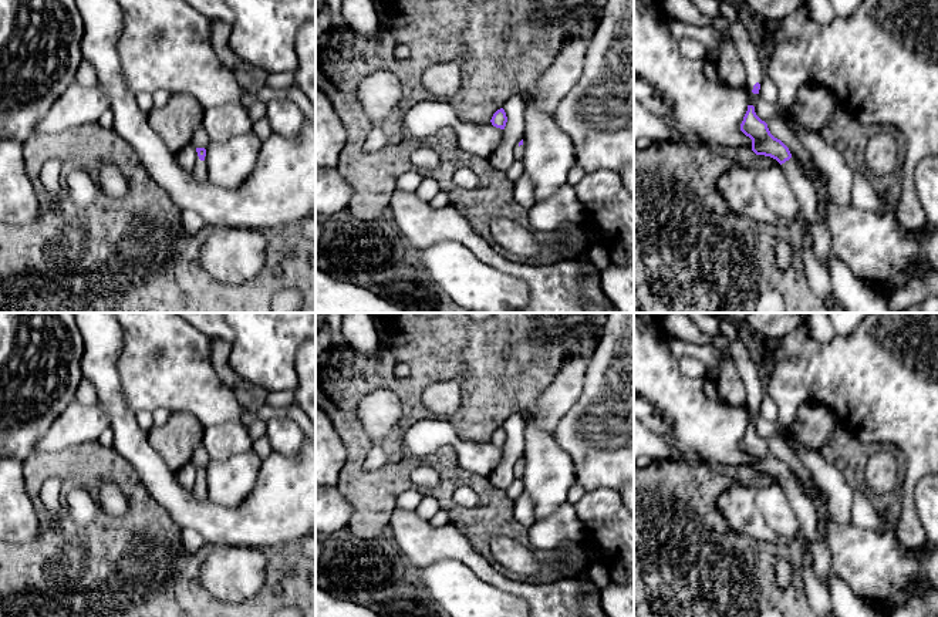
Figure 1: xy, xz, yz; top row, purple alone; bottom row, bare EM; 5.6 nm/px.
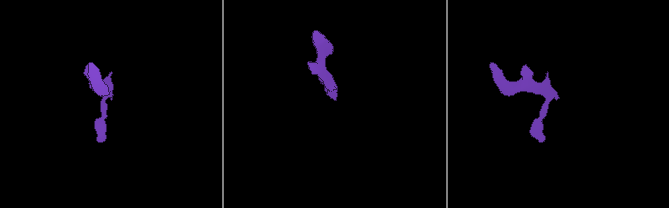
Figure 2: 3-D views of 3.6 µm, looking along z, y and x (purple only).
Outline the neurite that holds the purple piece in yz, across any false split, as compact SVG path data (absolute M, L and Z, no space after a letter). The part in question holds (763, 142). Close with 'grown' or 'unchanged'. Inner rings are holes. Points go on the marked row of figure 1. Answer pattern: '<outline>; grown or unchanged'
M748 105L748 111L740 124L740 131L752 139L752 151L756 155L765 155L776 159L799 199L799 213L807 223L807 232L812 239L814 254L827 267L831 253L831 236L827 225L817 212L817 195L806 176L802 163L790 154L789 148L775 138L765 121L762 121L753 105Z; grown

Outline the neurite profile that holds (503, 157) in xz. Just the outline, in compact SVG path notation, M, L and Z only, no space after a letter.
M522 92L510 95L503 105L507 117L505 136L500 146L489 158L492 166L497 171L507 172L514 162L519 142L524 138L524 107Z

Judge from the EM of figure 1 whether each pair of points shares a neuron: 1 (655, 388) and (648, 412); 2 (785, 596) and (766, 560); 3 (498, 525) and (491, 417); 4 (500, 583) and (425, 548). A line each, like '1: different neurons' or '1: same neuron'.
1: different neurons
2: same neuron
3: same neuron
4: same neuron

